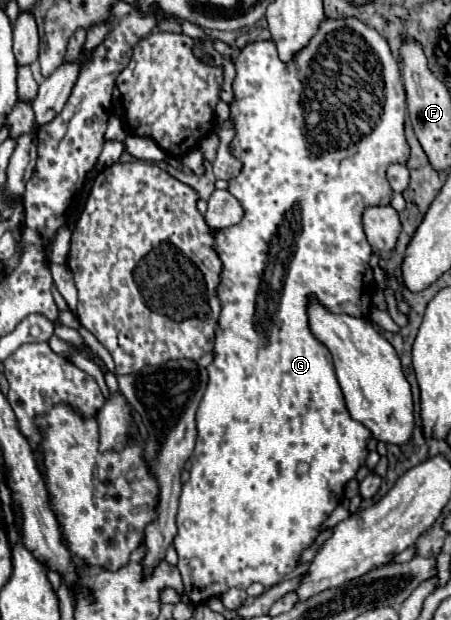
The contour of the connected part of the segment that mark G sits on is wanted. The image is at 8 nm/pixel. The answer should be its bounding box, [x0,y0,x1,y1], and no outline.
[173,17,409,603]

